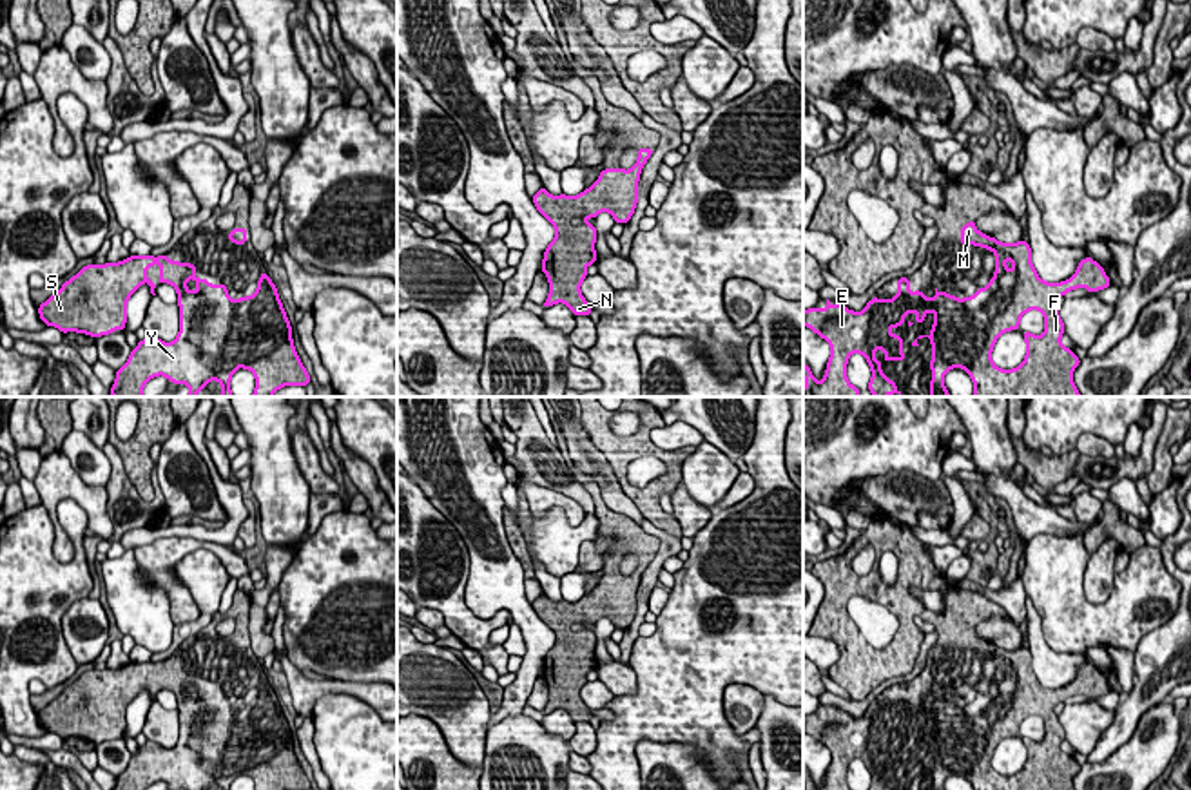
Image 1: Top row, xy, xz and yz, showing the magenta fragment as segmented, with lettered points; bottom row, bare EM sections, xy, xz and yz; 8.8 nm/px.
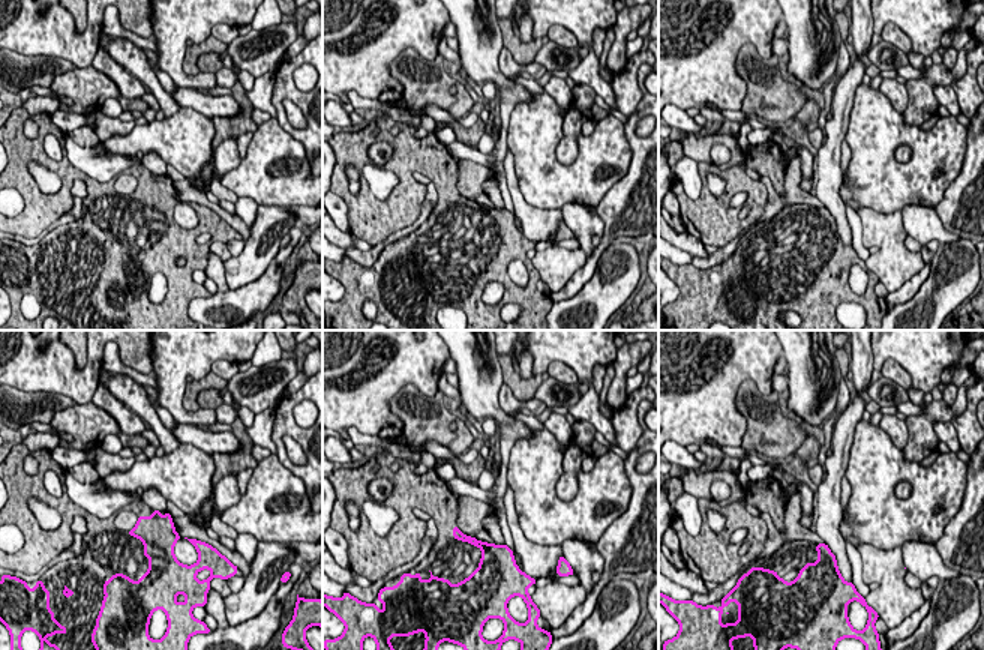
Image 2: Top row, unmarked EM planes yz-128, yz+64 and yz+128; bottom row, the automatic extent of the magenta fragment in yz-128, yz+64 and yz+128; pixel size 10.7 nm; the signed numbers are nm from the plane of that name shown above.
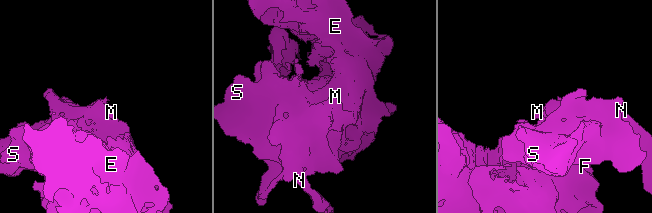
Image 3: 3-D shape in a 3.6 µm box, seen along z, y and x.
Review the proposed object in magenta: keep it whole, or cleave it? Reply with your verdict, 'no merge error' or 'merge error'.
no merge error

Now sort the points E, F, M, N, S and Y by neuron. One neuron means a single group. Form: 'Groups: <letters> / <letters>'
Groups: E F M N S Y

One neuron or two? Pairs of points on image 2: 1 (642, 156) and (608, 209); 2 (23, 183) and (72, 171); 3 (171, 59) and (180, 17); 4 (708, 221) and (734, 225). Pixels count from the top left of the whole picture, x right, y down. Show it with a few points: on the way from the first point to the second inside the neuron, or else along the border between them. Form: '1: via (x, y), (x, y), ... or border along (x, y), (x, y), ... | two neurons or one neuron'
1: via (641, 170), (636, 180), (621, 195) | one neuron
2: via (38, 198), (56, 198), (66, 186) | one neuron
3: via (171, 48), (171, 27) | one neuron
4: via (714, 221), (728, 225) | one neuron

